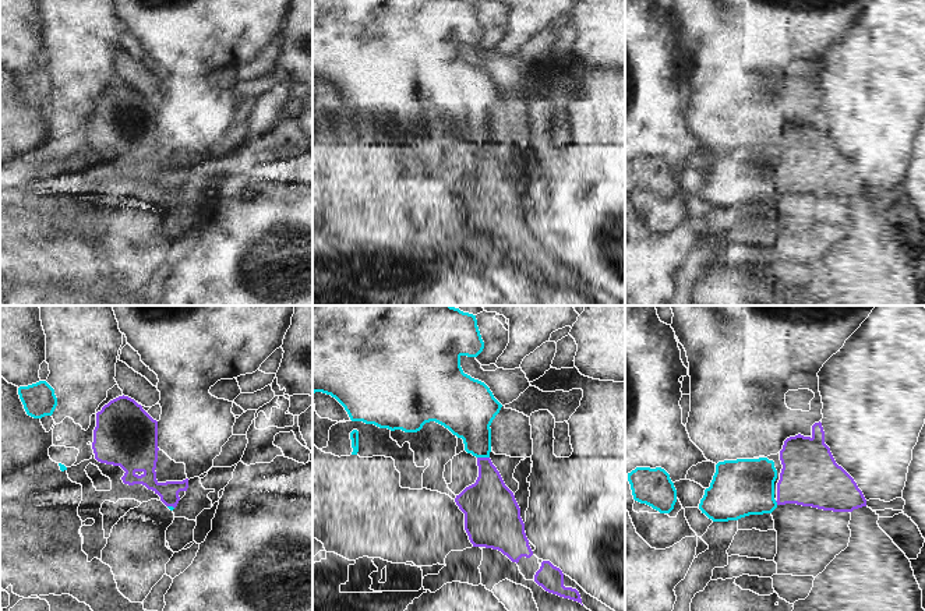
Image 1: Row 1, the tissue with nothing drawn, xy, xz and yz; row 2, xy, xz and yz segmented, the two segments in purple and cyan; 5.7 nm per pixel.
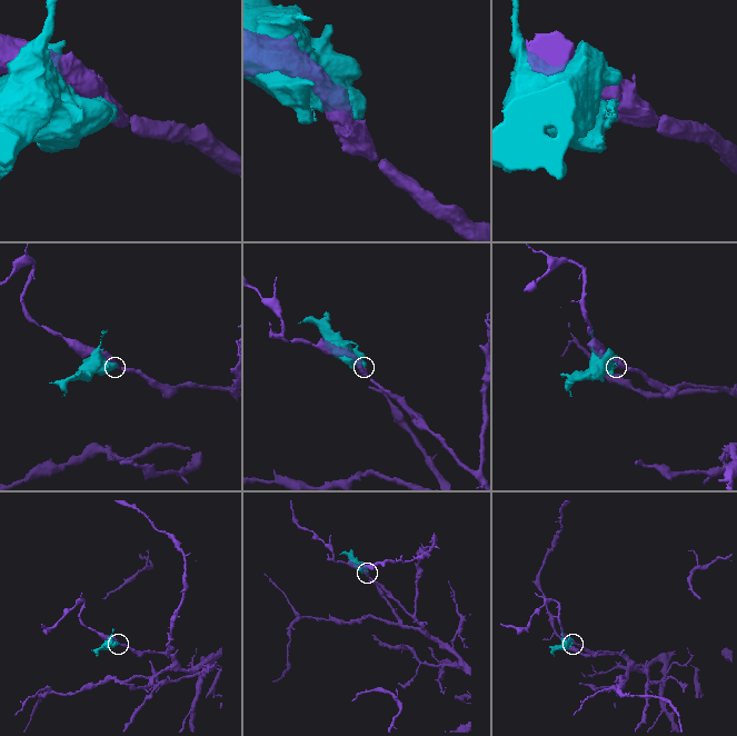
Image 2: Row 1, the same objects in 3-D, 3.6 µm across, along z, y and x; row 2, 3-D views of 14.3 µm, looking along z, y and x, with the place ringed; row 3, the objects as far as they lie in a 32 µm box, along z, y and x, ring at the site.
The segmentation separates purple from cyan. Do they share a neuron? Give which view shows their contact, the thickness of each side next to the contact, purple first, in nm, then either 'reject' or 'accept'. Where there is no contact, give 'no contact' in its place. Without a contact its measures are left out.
contact in xz; calibres 260 and 260 nm; reject

